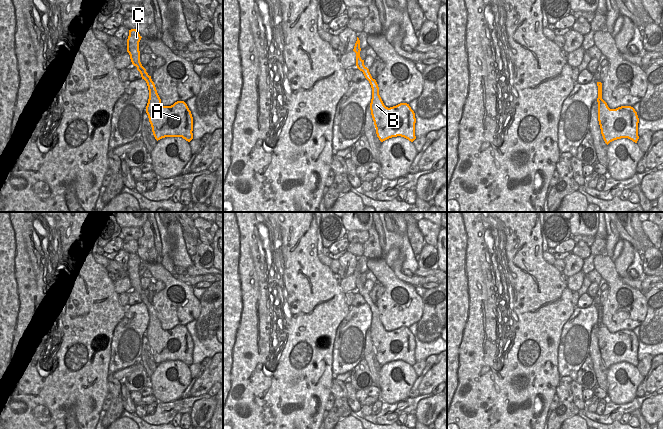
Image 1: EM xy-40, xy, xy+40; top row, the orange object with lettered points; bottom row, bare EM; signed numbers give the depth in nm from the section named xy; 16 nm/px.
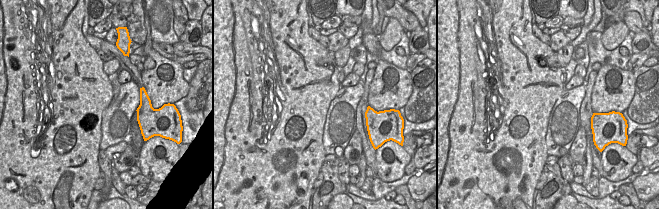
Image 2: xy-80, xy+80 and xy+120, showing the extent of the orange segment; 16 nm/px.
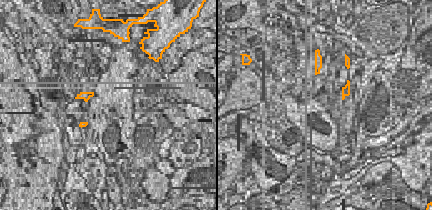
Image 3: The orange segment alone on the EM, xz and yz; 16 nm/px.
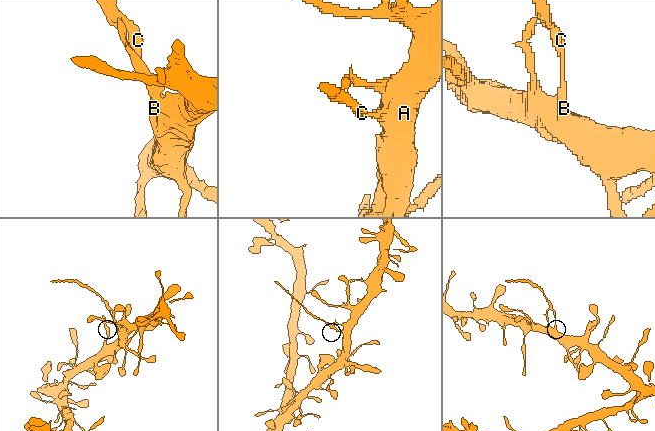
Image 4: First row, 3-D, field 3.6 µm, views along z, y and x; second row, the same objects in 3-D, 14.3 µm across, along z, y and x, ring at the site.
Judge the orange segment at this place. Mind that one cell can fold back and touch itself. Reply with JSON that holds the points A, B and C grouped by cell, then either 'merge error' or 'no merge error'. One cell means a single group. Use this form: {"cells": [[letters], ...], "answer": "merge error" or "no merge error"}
{"cells": [["A", "B"], ["C"]], "answer": "merge error"}

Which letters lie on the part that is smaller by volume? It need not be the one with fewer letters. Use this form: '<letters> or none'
C

